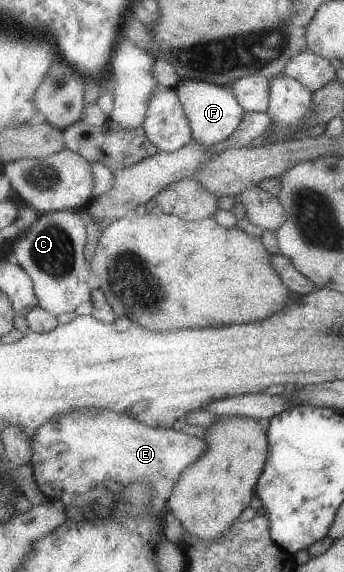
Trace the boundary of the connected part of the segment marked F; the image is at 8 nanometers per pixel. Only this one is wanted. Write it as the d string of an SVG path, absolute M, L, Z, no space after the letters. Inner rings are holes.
M181 78L176 85L178 97L182 101L186 115L191 121L194 140L202 145L223 146L238 129L242 120L243 106L236 96L228 93L225 85L213 84L204 80Z

